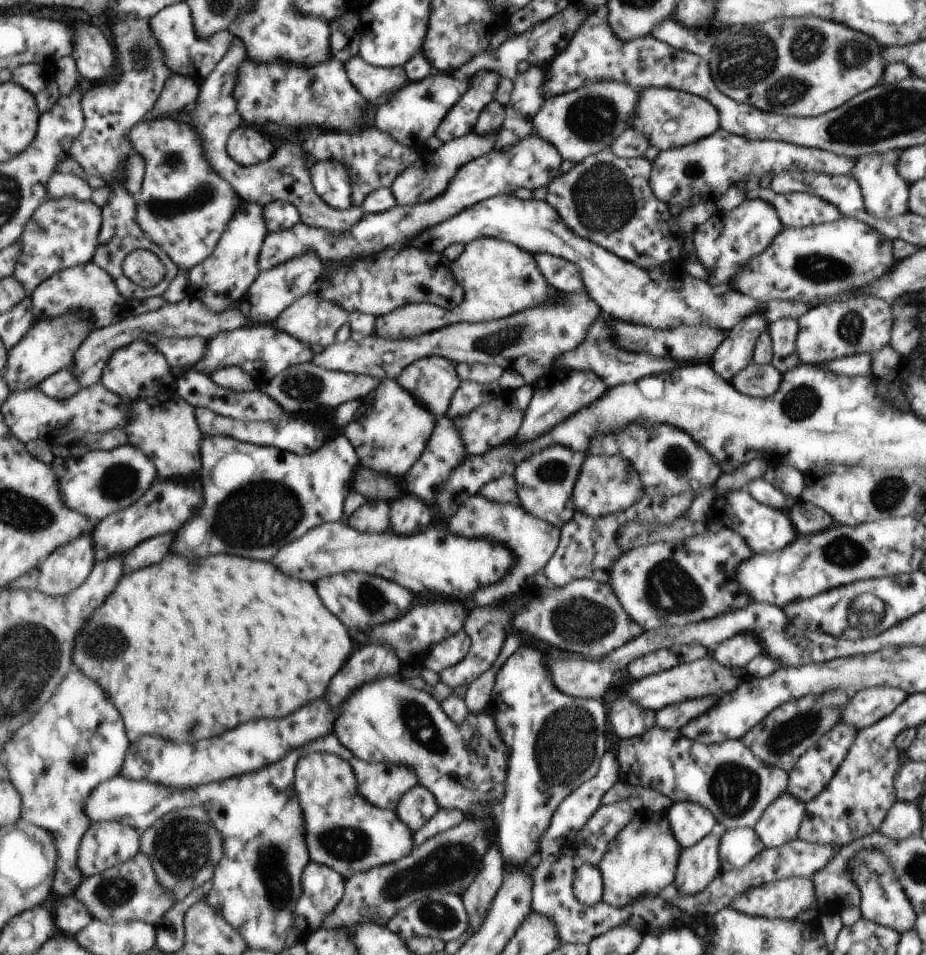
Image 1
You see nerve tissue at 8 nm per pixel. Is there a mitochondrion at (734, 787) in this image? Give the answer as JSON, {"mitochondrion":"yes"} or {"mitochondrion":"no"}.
{"mitochondrion":"yes"}

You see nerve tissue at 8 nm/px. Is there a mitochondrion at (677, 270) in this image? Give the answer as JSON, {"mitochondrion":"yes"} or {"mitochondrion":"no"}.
{"mitochondrion":"no"}

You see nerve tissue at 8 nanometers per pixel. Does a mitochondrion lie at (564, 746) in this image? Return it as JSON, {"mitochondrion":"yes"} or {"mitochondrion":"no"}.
{"mitochondrion":"yes"}

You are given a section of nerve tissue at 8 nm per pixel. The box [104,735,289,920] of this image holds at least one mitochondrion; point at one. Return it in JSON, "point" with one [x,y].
{"point":[182,846]}

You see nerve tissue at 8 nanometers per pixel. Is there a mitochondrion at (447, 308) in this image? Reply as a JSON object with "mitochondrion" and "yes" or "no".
{"mitochondrion":"no"}

